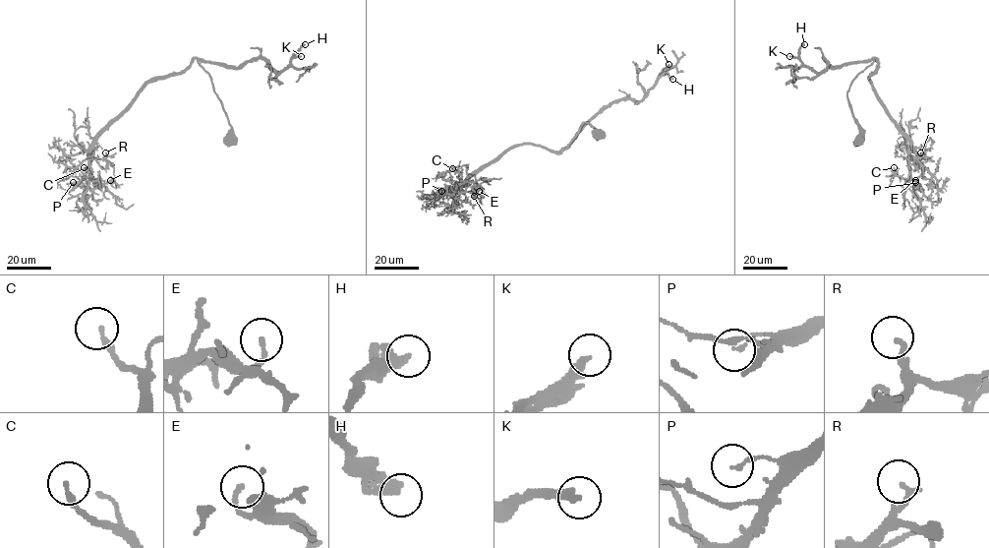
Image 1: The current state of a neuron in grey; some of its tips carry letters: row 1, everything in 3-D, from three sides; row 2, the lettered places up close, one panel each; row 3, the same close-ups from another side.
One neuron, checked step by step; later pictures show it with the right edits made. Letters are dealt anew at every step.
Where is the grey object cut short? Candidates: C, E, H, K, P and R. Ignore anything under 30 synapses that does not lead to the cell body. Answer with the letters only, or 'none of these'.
H, K

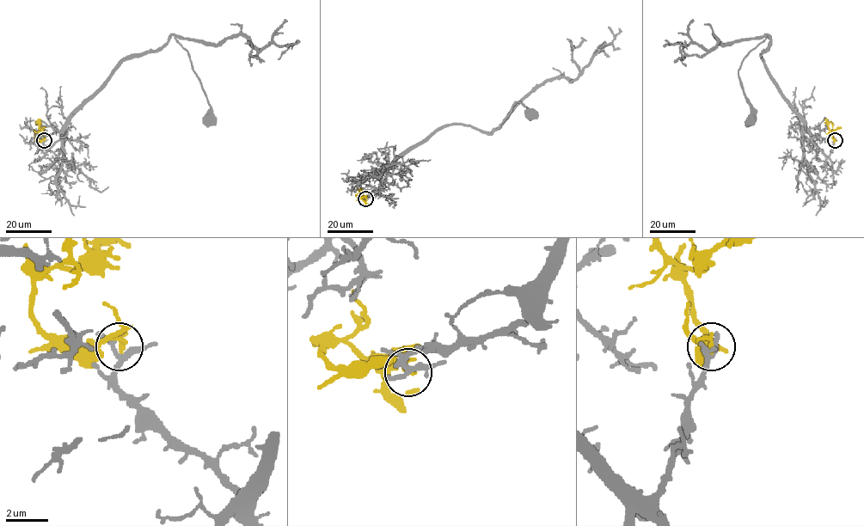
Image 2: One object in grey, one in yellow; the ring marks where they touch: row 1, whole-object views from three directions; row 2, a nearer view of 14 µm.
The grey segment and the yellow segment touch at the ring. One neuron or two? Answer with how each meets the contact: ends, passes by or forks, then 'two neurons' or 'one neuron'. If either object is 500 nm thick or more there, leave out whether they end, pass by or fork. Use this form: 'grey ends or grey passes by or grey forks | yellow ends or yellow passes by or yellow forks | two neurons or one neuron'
grey passes by | yellow ends | two neurons

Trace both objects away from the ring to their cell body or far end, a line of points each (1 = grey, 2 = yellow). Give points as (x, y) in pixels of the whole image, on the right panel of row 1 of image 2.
1: (835, 140), (827, 155), (781, 93), (761, 58), (770, 41), (766, 35), (738, 71), (751, 110), (750, 121)
2: (835, 140), (830, 121)

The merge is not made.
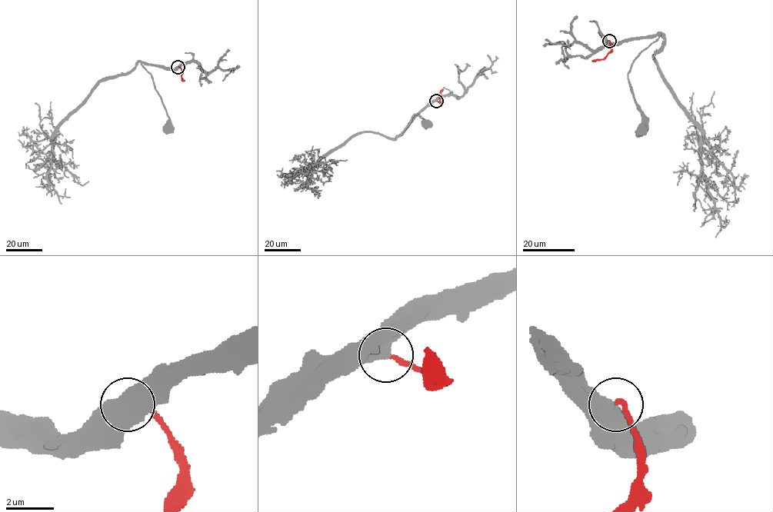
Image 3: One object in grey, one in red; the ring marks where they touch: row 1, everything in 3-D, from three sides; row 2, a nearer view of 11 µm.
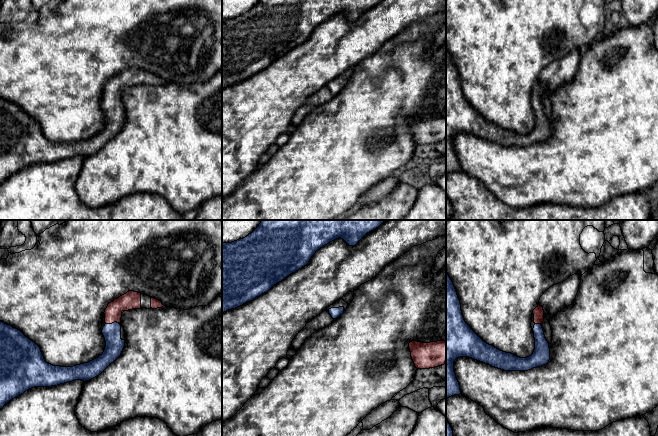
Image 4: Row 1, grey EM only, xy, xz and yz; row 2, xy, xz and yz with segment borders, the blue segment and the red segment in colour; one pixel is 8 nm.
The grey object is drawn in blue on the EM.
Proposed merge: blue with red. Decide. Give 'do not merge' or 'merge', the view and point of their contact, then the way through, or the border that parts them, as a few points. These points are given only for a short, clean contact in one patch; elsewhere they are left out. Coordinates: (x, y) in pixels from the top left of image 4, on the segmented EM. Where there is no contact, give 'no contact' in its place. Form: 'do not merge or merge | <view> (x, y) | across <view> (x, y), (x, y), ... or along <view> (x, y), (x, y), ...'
merge | xy (112, 323) | across xy (112, 332), (112, 323), (112, 316), (131, 300)

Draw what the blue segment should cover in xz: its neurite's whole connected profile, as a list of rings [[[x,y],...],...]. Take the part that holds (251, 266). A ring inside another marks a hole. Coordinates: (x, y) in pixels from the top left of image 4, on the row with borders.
[[[262,220],[247,237],[222,243],[222,313],[242,306],[267,293],[274,285],[306,266],[317,250],[341,238],[355,246],[367,233],[386,220]]]

